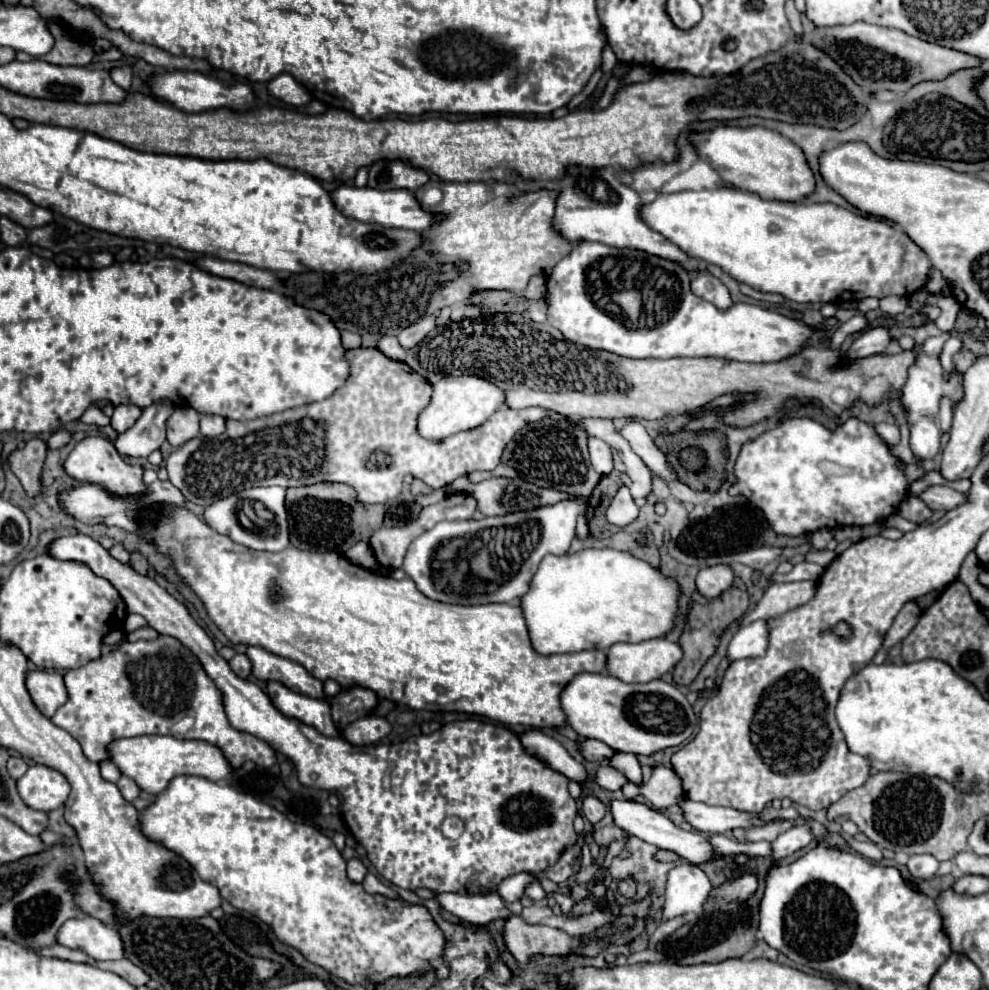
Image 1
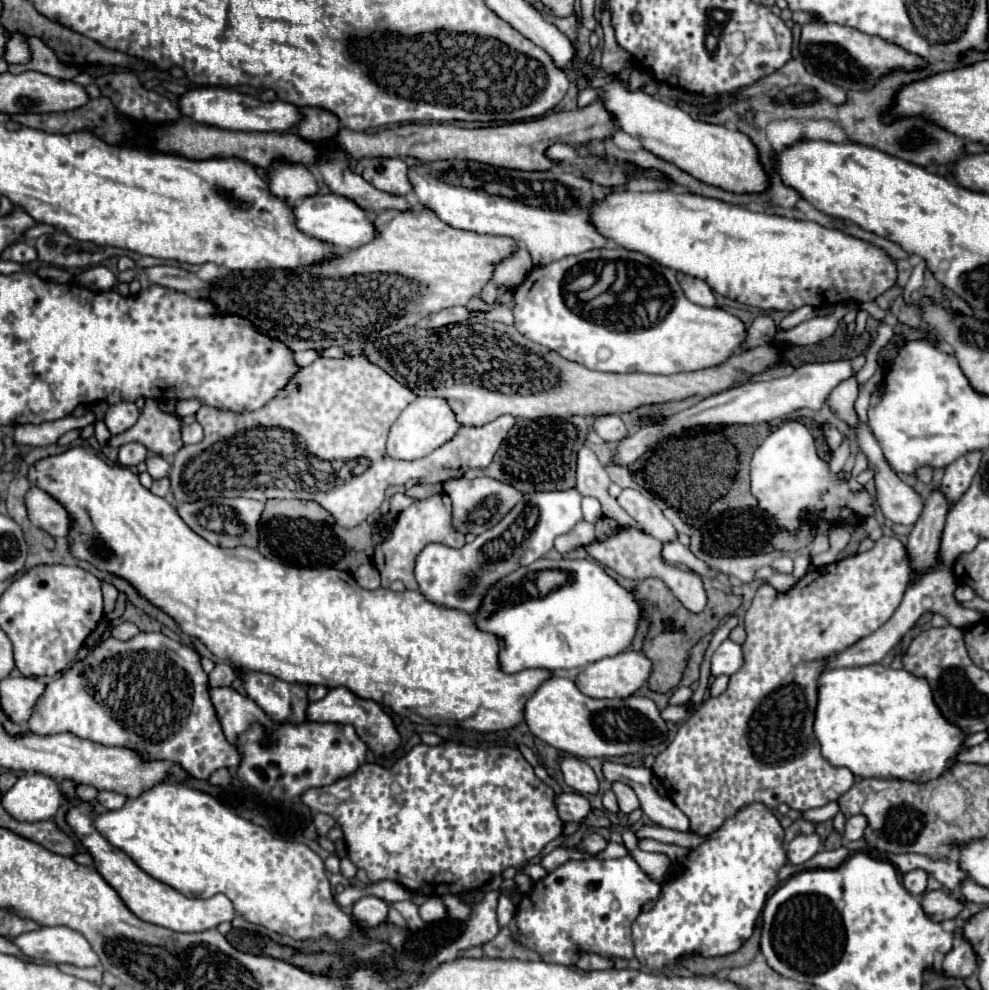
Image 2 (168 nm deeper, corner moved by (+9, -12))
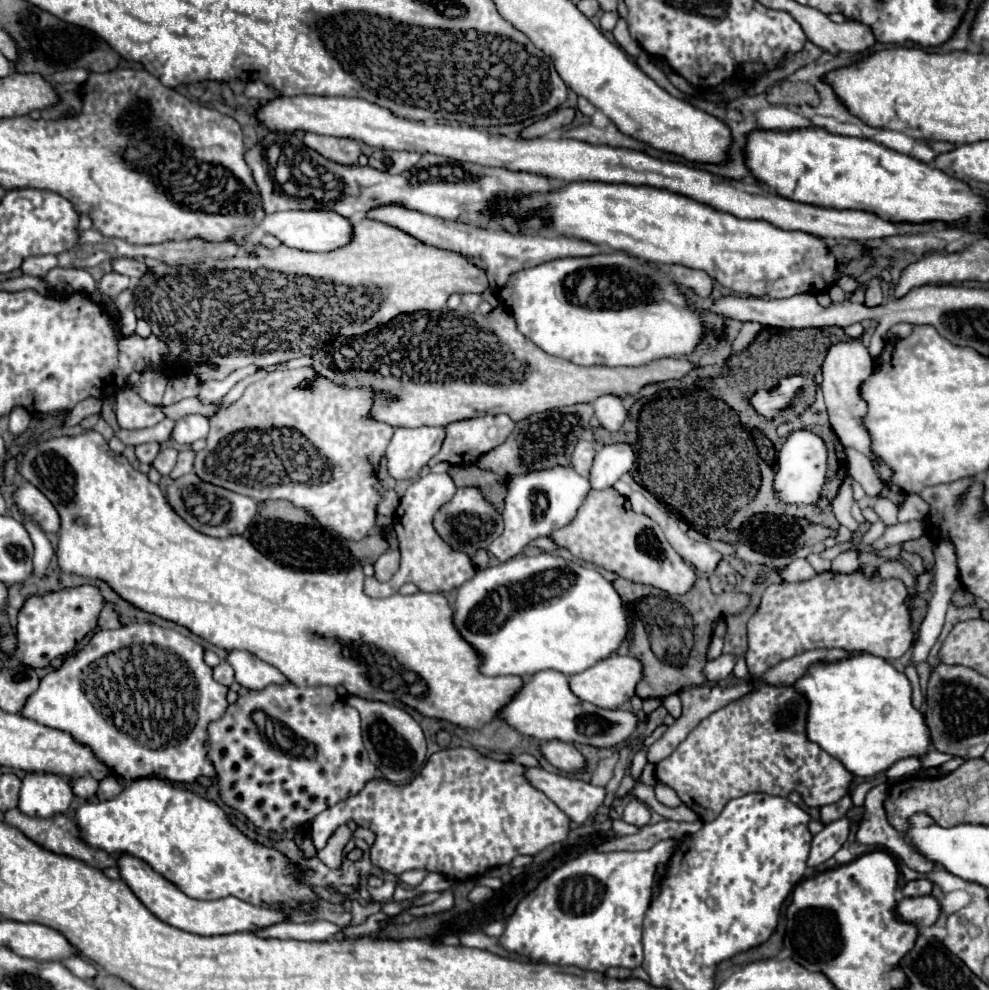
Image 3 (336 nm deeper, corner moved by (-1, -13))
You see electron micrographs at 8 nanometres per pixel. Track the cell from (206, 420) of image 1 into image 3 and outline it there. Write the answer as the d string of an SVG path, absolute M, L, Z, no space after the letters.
M200 414L184 416L184 420L176 422L176 428L172 432L172 438L178 444L192 444L206 436L208 436L208 418Z

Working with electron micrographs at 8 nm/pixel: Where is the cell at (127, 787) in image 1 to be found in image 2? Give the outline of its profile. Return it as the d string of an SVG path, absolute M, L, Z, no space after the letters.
M100 791L98 801L106 809L118 809L118 807L122 807L126 803L126 797L120 795L120 793L114 793L114 791Z

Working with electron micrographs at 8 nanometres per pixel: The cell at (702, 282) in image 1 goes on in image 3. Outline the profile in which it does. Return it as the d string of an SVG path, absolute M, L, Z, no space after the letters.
M670 266L670 272L672 272L672 276L676 278L678 284L696 292L696 296L700 296L702 300L710 298L714 284L712 284L712 278L706 272L686 268L686 266Z

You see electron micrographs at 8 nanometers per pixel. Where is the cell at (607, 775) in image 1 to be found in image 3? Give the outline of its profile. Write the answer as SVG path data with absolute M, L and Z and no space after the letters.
M560 740L544 742L542 754L552 766L556 766L564 772L582 772L582 770L586 770L586 758L568 742L560 742Z

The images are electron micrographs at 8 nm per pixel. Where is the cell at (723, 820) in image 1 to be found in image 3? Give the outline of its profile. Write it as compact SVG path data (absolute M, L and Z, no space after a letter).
M646 764L642 770L642 776L638 778L638 782L646 784L646 786L656 786L656 766L654 764Z

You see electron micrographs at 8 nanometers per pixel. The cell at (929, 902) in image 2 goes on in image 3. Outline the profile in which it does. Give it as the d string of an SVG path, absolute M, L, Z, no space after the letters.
M932 894L918 898L902 898L898 902L898 916L902 916L902 920L918 924L920 928L932 926L938 920L940 912L940 902Z

